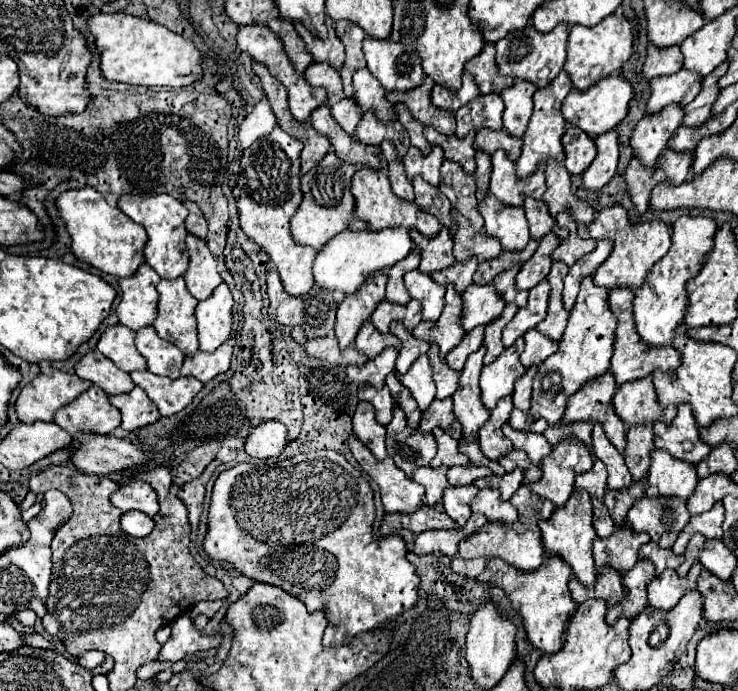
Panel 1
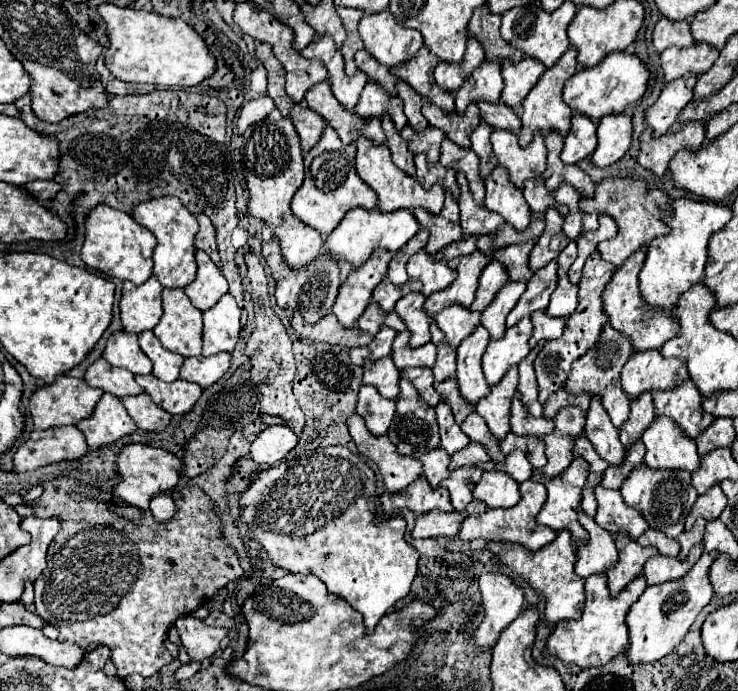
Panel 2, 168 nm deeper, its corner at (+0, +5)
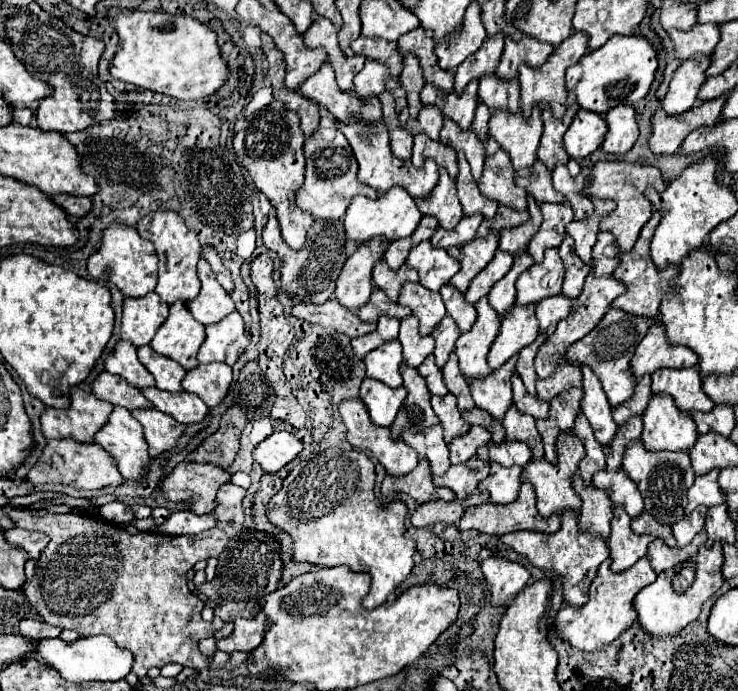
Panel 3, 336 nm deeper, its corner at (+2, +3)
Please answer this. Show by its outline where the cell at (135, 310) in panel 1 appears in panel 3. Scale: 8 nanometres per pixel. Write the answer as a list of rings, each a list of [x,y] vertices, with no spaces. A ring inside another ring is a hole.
[[[149,292],[141,298],[125,298],[121,338],[133,342],[133,346],[149,344],[157,328],[165,322],[169,306],[157,298],[157,292]]]

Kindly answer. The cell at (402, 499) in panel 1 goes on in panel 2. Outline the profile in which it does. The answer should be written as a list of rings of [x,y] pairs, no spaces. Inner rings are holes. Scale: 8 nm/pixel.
[[[357,412],[349,416],[347,426],[357,444],[359,454],[371,458],[379,466],[385,488],[389,492],[401,492],[423,472],[421,462],[411,456],[401,456],[387,436],[373,436],[367,430],[365,420]]]

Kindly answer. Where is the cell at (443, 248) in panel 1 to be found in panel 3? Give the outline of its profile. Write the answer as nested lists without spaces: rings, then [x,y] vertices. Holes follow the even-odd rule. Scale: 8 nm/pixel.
[[[439,168],[439,182],[433,194],[427,200],[417,200],[417,208],[421,210],[423,216],[435,216],[443,230],[453,230],[453,226],[461,222],[463,218],[461,202],[457,198],[455,180],[449,178],[447,170]]]

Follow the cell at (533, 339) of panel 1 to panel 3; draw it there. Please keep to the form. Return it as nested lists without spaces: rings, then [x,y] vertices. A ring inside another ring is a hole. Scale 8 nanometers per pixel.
[[[561,294],[541,300],[535,308],[541,332],[545,332],[551,324],[557,324],[563,318],[567,318],[567,314],[571,312],[571,306],[573,306],[573,300],[569,300],[567,296],[561,296]]]

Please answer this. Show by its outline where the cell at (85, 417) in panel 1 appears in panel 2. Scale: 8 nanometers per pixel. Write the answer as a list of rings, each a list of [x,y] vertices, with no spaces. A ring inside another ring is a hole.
[[[103,394],[95,412],[87,420],[81,420],[77,428],[85,434],[91,450],[105,448],[119,438],[137,432],[137,426],[127,414],[121,400],[111,394]]]

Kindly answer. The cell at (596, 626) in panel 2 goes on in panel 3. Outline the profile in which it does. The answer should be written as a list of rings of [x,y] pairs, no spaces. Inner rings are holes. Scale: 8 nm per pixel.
[[[647,556],[641,558],[635,566],[631,566],[629,570],[621,572],[621,574],[613,574],[609,570],[609,560],[605,560],[599,570],[597,576],[591,582],[591,590],[589,590],[589,602],[581,608],[571,608],[571,606],[563,606],[557,616],[555,616],[555,632],[561,640],[569,642],[573,648],[583,650],[583,652],[595,652],[595,650],[605,650],[605,646],[609,646],[609,642],[613,642],[615,638],[619,638],[629,626],[633,626],[637,614],[633,610],[633,598],[639,590],[643,590],[645,586],[649,586],[651,582],[655,582],[657,574],[653,572]]]

